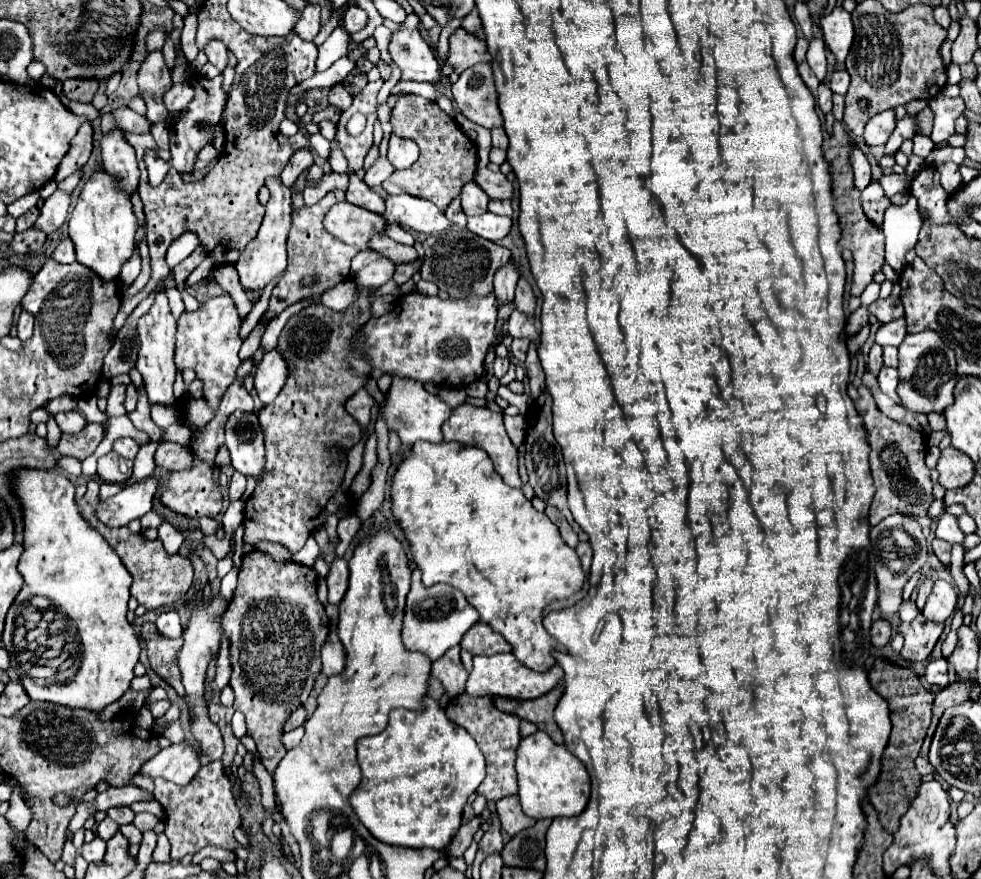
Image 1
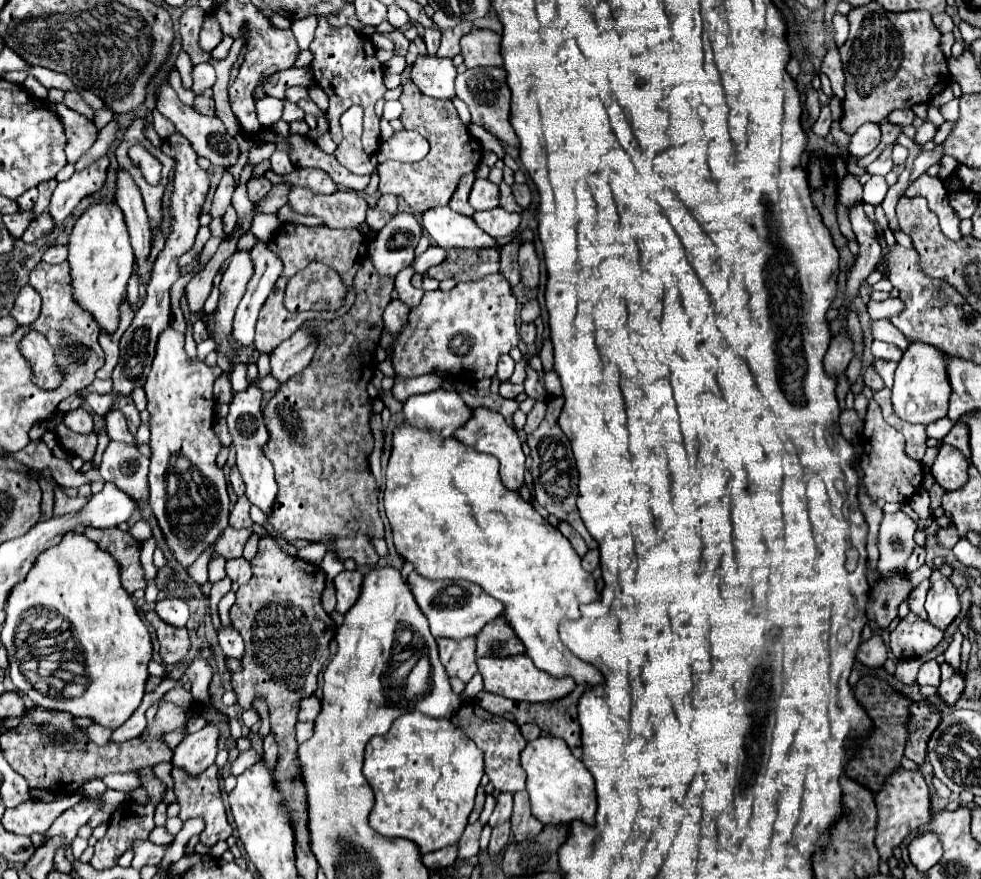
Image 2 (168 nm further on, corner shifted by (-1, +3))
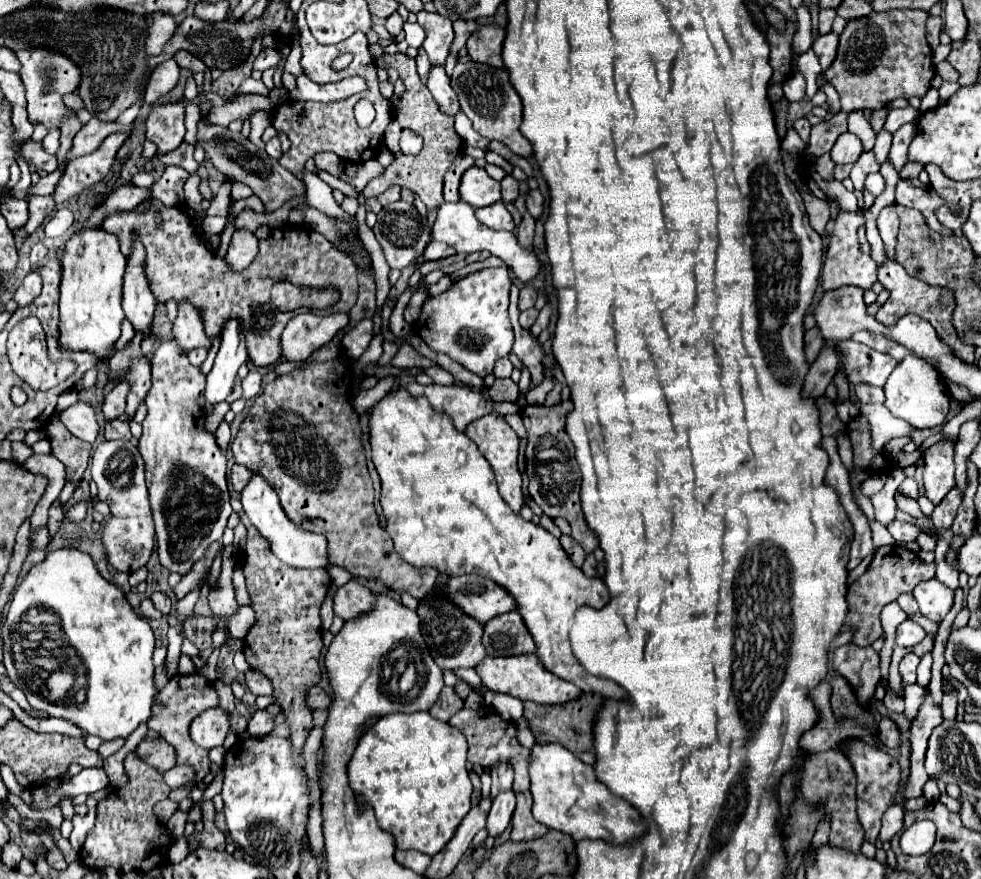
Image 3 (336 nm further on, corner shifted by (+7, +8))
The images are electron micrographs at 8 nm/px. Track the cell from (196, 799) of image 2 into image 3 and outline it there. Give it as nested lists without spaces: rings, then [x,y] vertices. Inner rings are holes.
[[[192,672],[186,676],[172,676],[168,680],[168,684],[160,690],[158,694],[158,708],[154,708],[154,716],[148,722],[148,728],[158,732],[160,738],[164,738],[168,744],[174,744],[176,752],[178,752],[178,764],[190,764],[196,768],[196,778],[202,780],[208,774],[210,768],[210,758],[206,748],[200,748],[192,742],[190,738],[190,724],[192,720],[204,712],[210,706],[218,706],[220,698],[218,692],[214,688],[214,682],[210,682],[208,678],[204,678],[200,672]]]

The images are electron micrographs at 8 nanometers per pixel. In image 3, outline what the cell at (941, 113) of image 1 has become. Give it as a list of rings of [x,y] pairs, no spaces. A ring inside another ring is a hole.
[[[884,129],[877,134],[873,151],[880,165],[882,165],[887,159],[892,144],[892,136],[891,133]]]

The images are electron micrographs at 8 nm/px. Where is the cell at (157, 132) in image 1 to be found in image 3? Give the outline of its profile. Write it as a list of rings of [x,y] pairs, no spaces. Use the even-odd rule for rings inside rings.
[[[184,102],[154,104],[146,120],[146,138],[156,144],[156,154],[168,154],[184,142]]]

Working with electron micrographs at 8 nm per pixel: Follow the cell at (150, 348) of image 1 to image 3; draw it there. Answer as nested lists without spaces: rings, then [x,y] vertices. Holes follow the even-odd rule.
[[[174,340],[162,342],[152,358],[152,388],[146,396],[148,416],[142,422],[142,438],[140,438],[140,454],[146,470],[146,486],[150,490],[150,506],[156,524],[156,540],[158,540],[158,556],[160,564],[170,572],[188,574],[192,566],[206,554],[208,546],[222,538],[226,522],[232,514],[230,494],[226,488],[226,456],[216,444],[216,438],[204,432],[204,414],[200,412],[198,398],[204,394],[206,376],[200,368],[192,366],[186,356],[178,352]]]

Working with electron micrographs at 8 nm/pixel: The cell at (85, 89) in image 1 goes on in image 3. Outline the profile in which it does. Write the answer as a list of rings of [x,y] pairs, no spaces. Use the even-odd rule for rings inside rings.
[[[72,116],[70,120],[64,120],[62,124],[62,132],[60,132],[60,148],[56,152],[56,158],[58,158],[58,166],[64,168],[64,162],[66,162],[66,156],[72,148],[72,138],[76,136],[76,132],[82,128],[82,124],[78,122],[76,116]]]

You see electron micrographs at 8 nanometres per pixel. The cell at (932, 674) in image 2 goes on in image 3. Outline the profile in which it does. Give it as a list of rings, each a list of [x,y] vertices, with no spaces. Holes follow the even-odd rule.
[[[910,652],[902,658],[900,662],[900,676],[902,676],[902,684],[914,684],[916,682],[916,666],[918,666],[920,658]]]

